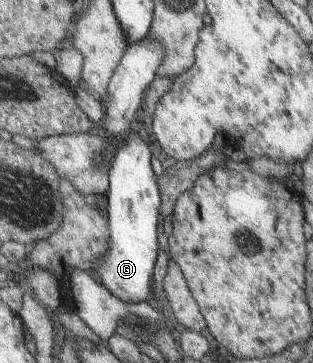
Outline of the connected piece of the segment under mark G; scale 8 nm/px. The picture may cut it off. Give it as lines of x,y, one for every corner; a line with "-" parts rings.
131,131
124,145
118,148
108,174
110,251
102,258
94,273
100,278
101,285
123,302
136,303
154,296
153,274
159,256
162,196
157,177
151,168
151,156
147,142
137,132

